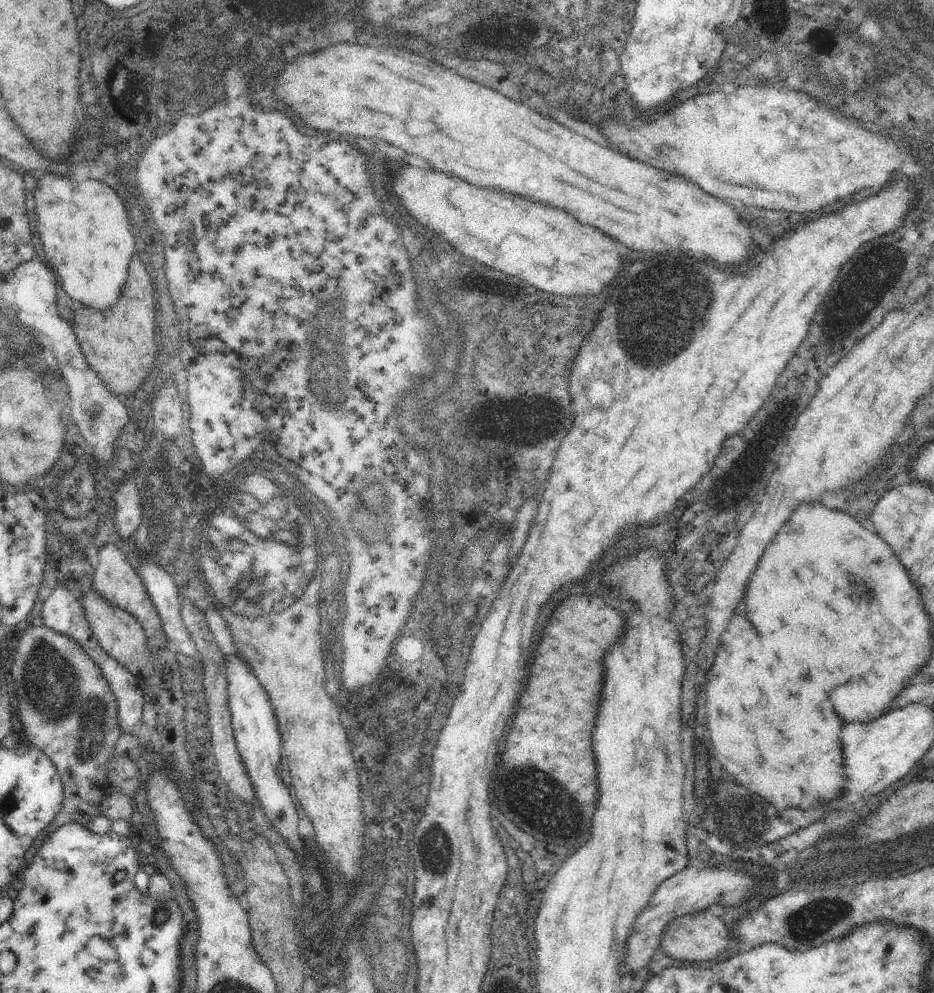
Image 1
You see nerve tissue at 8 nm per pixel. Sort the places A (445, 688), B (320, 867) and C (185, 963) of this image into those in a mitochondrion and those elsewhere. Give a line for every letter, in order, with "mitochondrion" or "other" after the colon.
A: other
B: other
C: other

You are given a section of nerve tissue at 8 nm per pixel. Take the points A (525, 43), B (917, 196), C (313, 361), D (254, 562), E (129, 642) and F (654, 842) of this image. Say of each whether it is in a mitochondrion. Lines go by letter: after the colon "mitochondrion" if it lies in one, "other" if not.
A: mitochondrion
B: other
C: mitochondrion
D: mitochondrion
E: other
F: other

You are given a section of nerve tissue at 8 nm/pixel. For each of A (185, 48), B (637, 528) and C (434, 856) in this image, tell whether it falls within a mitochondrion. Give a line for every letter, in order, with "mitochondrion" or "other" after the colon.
A: mitochondrion
B: other
C: mitochondrion

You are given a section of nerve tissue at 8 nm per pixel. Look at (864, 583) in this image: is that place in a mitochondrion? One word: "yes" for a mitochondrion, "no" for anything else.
yes

